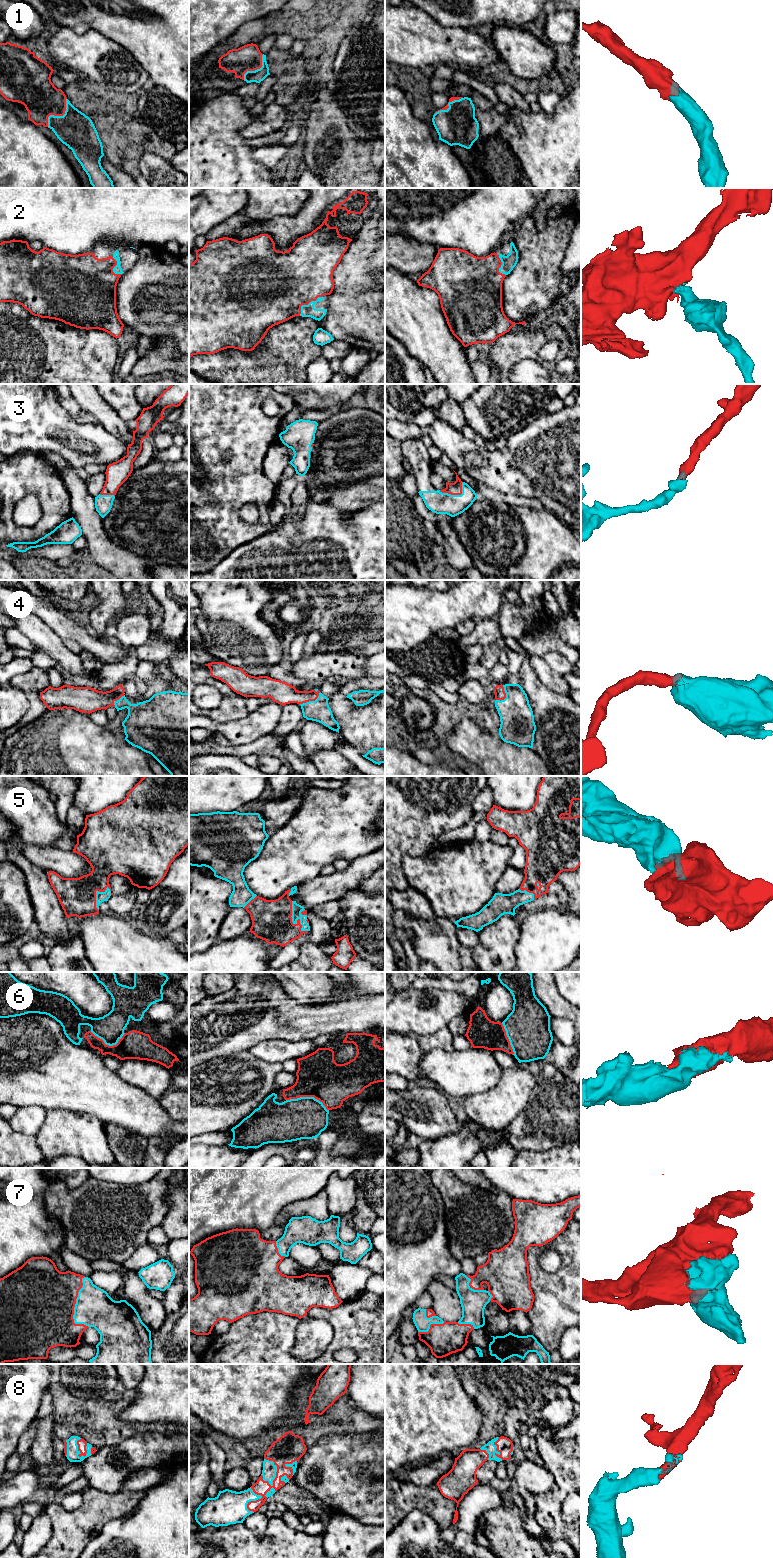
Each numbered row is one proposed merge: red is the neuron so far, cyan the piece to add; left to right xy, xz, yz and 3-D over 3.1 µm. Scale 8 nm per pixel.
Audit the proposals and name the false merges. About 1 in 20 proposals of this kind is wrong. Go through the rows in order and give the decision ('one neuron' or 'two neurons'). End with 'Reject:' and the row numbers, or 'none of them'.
1: one neuron
2: one neuron
3: one neuron
4: one neuron
5: one neuron
6: one neuron
7: one neuron
8: one neuron
Reject: none of them

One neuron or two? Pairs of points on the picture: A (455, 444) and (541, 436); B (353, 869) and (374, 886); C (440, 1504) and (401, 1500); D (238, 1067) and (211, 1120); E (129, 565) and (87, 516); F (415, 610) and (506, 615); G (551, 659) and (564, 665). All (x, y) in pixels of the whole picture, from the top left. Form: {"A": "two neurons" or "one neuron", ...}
{"A": "one neuron", "B": "two neurons", "C": "one neuron", "D": "one neuron", "E": "one neuron", "F": "two neurons", "G": "one neuron"}

